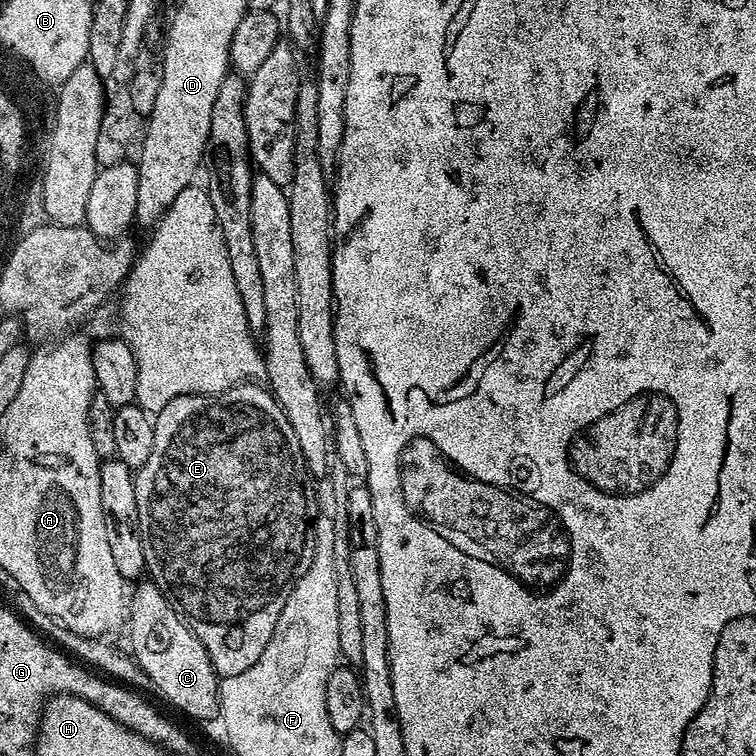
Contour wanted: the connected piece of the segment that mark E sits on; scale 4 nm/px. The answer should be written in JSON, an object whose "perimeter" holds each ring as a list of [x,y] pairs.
{"perimeter":[[[241,382],[217,396],[179,396],[163,401],[159,408],[160,413],[154,416],[154,450],[150,450],[146,466],[135,473],[138,522],[146,554],[146,572],[151,583],[164,591],[165,598],[183,616],[188,629],[198,637],[202,646],[206,646],[206,654],[210,654],[217,677],[237,676],[242,674],[242,670],[250,670],[250,666],[262,658],[262,650],[266,650],[266,642],[270,642],[274,626],[278,626],[278,614],[282,614],[282,606],[286,606],[290,590],[296,585],[296,579],[310,570],[310,562],[314,558],[313,517],[310,512],[308,516],[310,492],[304,489],[306,469],[294,438],[294,426],[290,426],[276,397],[260,382]]]}

